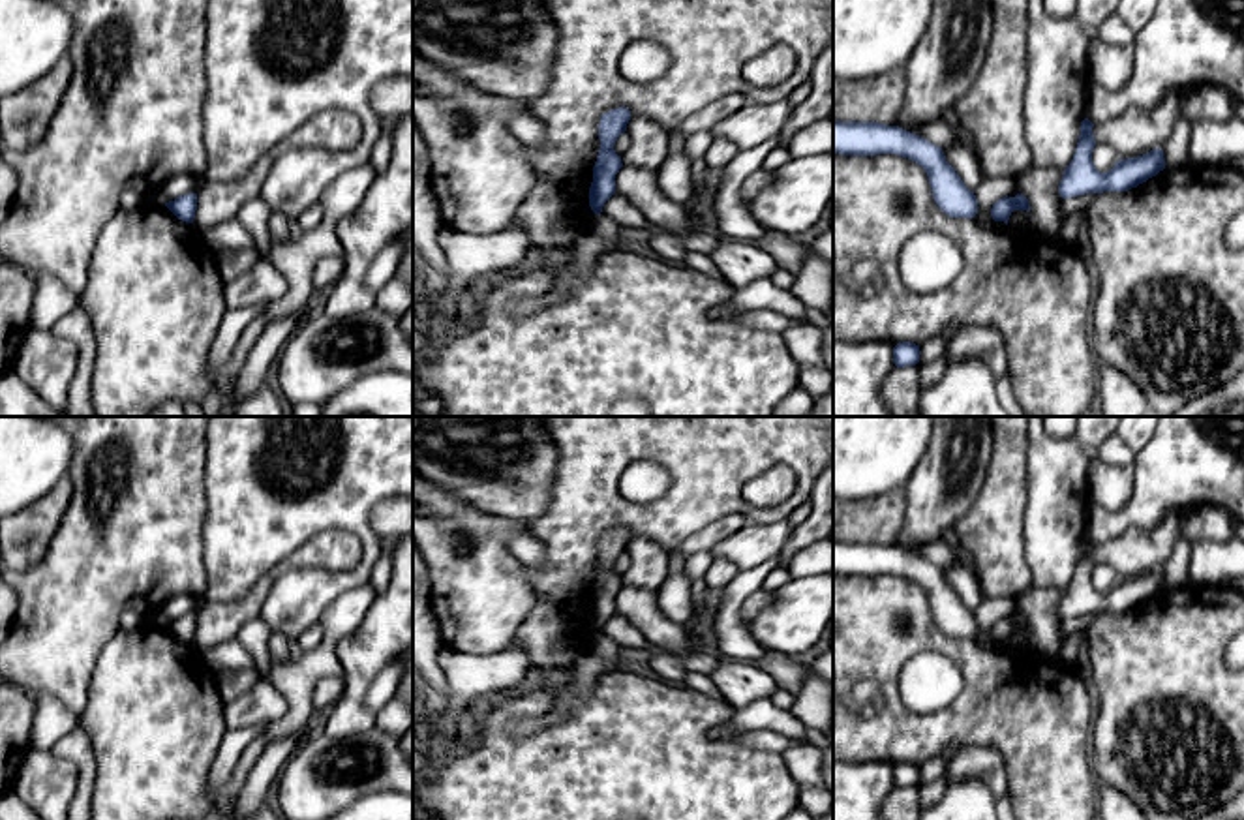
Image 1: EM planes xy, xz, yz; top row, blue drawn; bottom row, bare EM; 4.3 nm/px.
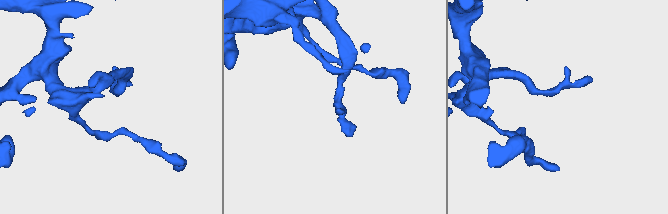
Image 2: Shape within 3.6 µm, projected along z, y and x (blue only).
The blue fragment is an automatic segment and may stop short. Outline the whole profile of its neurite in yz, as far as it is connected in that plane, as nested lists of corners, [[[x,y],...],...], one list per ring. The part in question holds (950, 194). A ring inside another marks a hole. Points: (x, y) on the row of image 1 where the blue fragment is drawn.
[[[833,120],[833,154],[876,156],[897,154],[921,165],[929,176],[933,199],[949,218],[974,218],[978,199],[955,169],[946,161],[940,146],[899,126],[878,122]]]

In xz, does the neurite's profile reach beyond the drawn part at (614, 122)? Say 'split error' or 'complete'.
complete

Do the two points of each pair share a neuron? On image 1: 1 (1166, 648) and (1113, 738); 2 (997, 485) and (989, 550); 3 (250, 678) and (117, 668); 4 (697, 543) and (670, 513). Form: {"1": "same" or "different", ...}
{"1": "same", "2": "same", "3": "different", "4": "different"}

